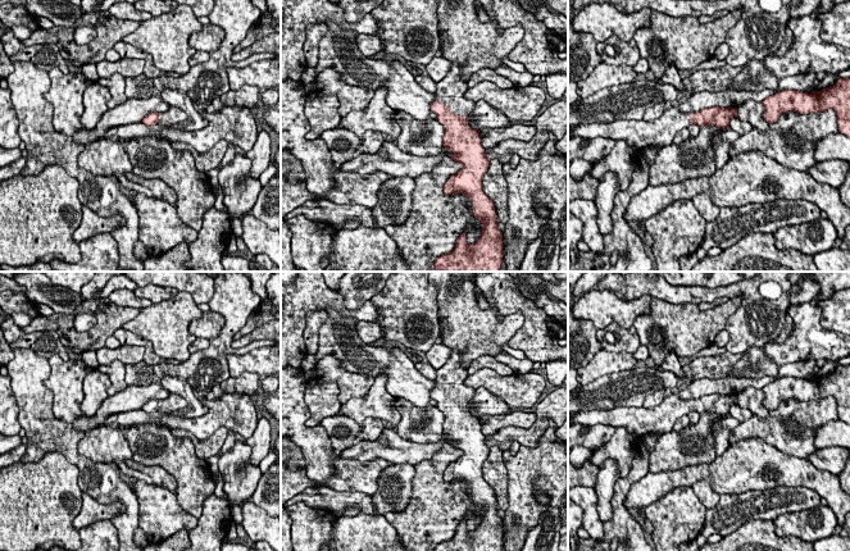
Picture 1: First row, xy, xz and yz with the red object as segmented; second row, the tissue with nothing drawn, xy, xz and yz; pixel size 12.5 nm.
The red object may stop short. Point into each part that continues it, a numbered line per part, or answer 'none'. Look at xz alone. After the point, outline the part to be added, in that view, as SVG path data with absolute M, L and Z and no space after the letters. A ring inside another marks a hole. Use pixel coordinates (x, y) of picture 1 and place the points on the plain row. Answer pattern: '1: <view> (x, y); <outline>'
1: xz (450, 377); M451 349L447 361L436 370L436 387L444 390L451 400L469 402L476 390L464 384L469 374L468 368L462 365L460 356L460 351Z

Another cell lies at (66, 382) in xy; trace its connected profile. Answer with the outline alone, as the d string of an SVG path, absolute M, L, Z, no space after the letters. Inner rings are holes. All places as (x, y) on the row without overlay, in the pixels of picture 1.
M58 354L49 358L50 377L44 384L53 393L53 414L63 424L85 415L81 410L83 381L92 370L82 359L64 361Z

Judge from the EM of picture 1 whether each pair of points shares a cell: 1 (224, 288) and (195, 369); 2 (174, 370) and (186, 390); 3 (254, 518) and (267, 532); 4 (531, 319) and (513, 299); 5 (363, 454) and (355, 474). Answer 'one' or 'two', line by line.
1: one
2: two
3: one
4: one
5: two

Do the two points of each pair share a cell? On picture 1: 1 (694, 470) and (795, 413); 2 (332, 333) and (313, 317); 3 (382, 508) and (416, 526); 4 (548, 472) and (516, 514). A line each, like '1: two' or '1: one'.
1: two
2: two
3: two
4: one

